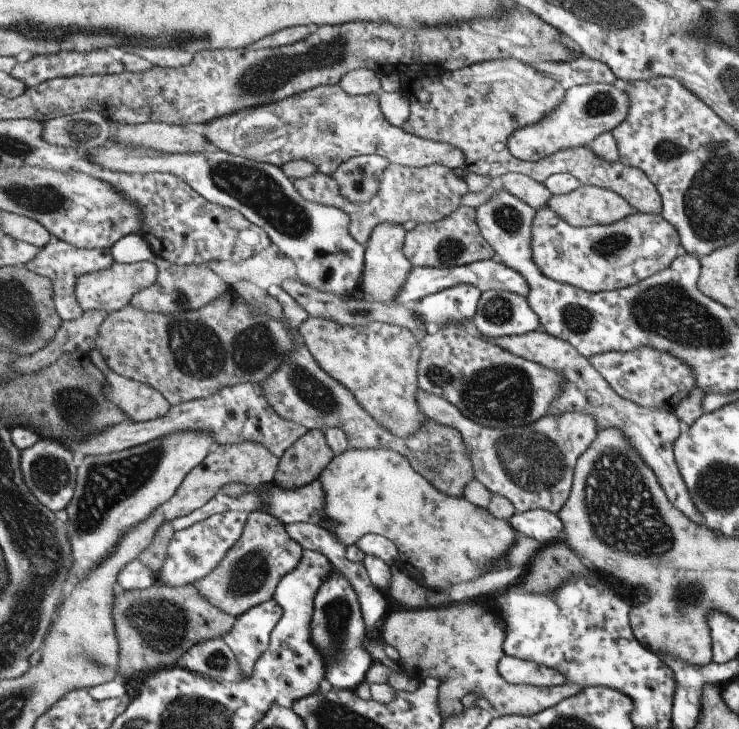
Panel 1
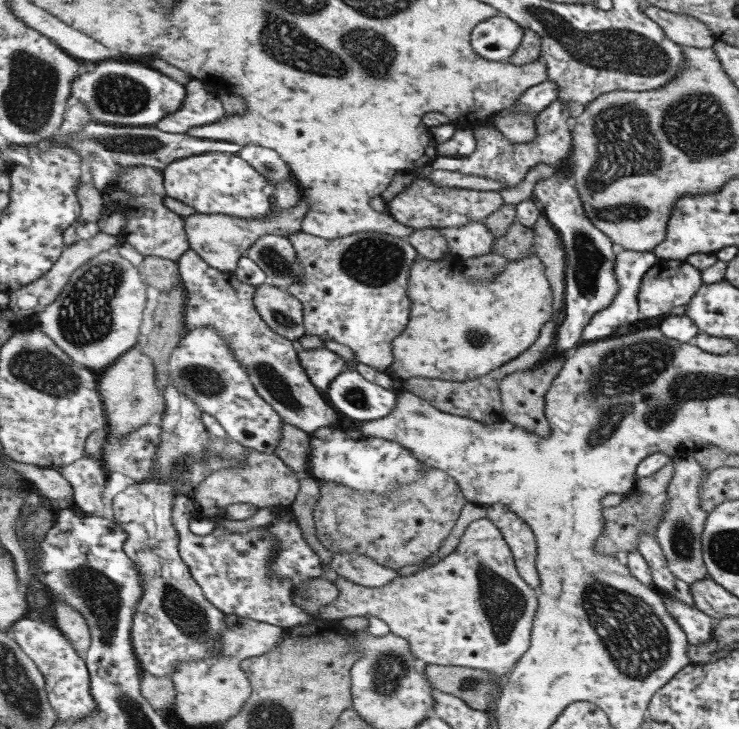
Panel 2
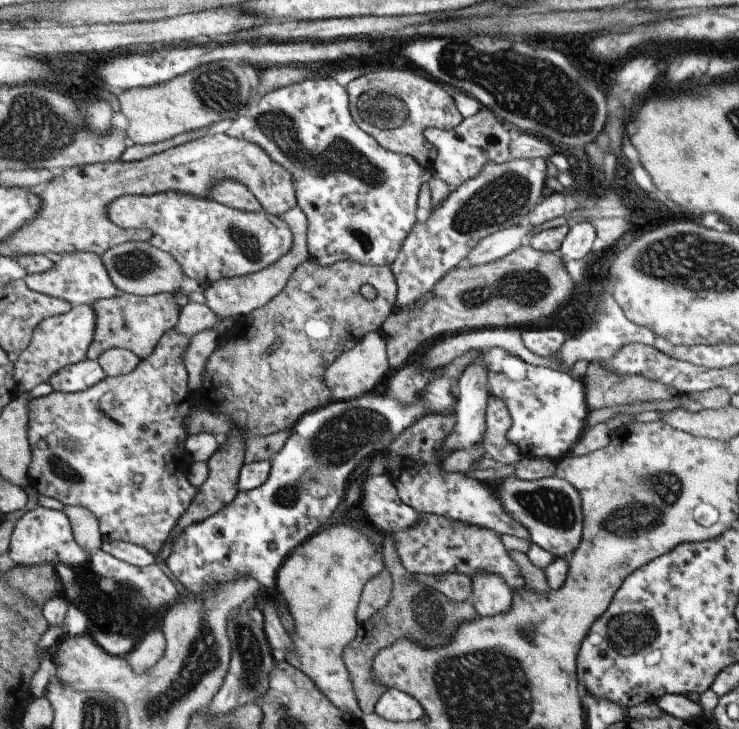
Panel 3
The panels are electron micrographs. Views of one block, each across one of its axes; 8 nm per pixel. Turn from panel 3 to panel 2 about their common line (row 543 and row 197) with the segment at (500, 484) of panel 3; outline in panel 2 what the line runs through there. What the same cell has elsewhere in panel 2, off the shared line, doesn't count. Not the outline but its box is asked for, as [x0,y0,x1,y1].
[534,163,621,363]

